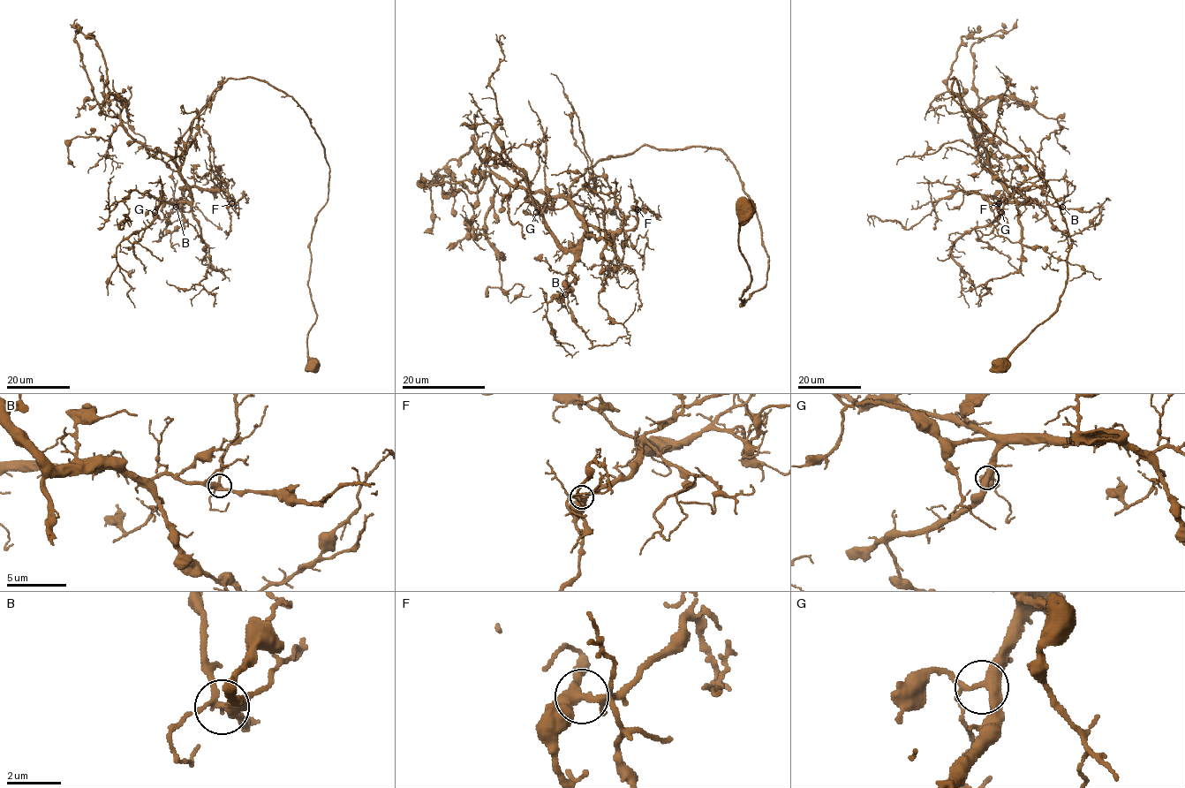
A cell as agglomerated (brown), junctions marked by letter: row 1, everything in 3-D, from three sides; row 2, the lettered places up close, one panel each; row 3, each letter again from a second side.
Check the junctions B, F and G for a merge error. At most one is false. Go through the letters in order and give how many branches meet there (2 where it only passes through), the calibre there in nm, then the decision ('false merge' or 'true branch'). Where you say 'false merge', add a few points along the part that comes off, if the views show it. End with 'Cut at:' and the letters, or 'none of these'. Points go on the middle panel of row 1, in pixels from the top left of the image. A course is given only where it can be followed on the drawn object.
B: branches 4; calibre 320 nm; true branch
F: branches 4; calibre 320 nm; true branch
G: branches 4; calibre 360 nm; true branch
Cut at: none of these

